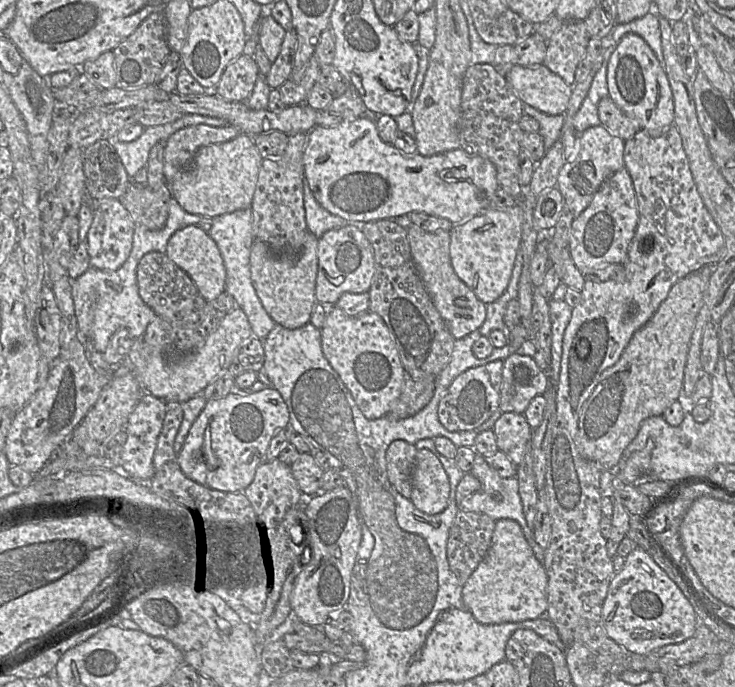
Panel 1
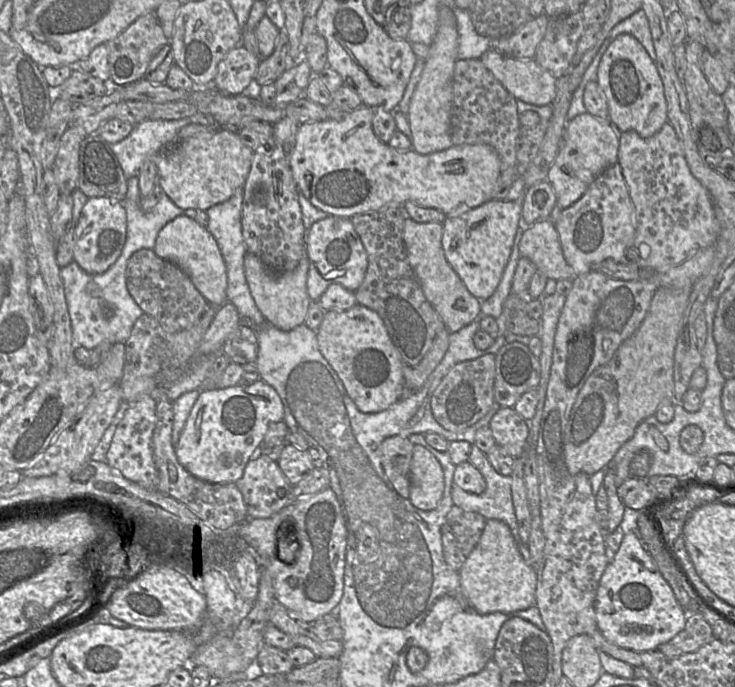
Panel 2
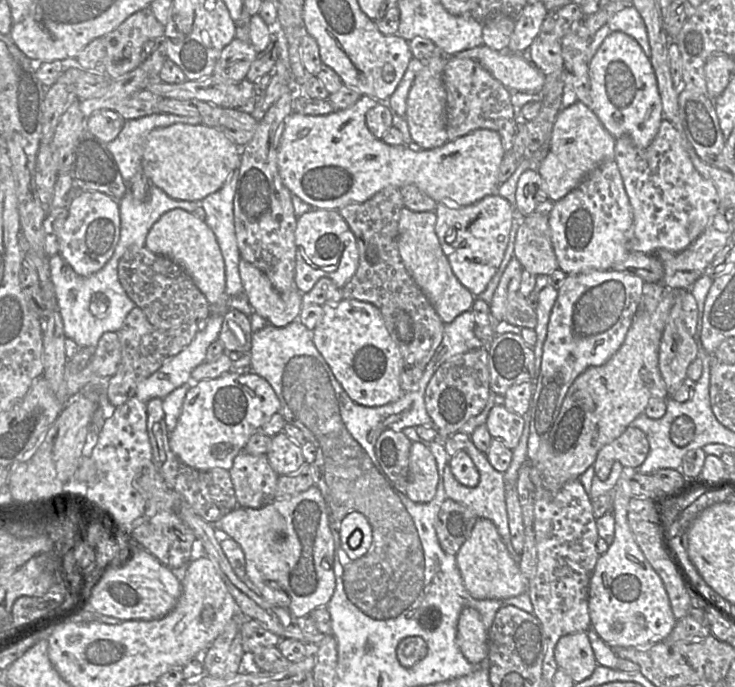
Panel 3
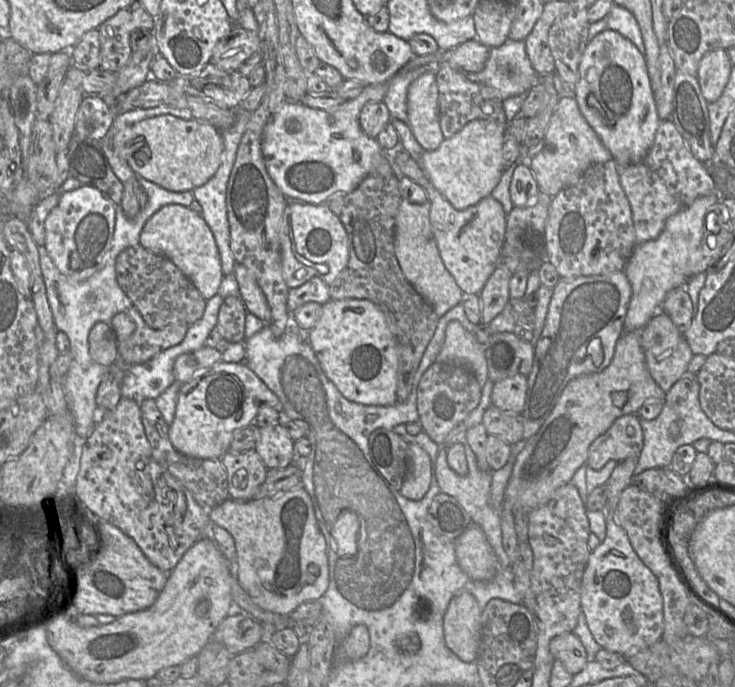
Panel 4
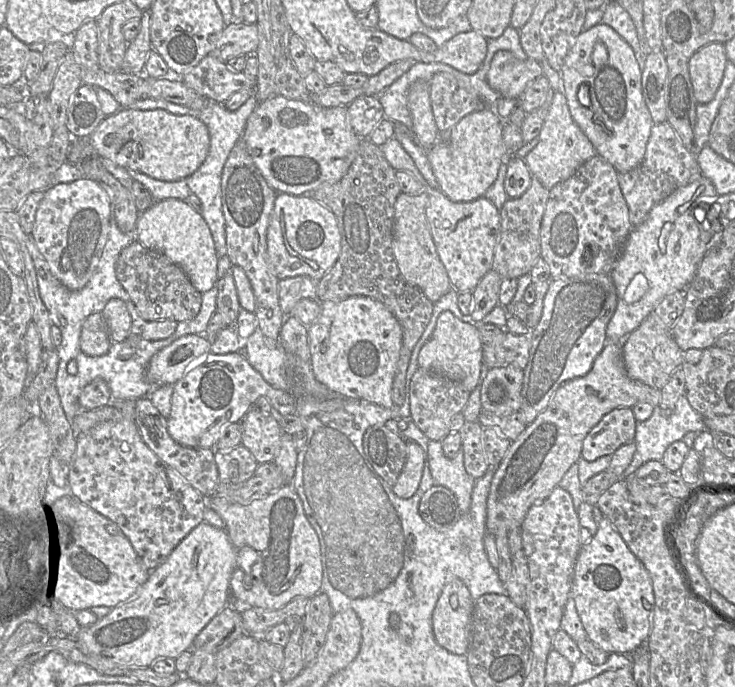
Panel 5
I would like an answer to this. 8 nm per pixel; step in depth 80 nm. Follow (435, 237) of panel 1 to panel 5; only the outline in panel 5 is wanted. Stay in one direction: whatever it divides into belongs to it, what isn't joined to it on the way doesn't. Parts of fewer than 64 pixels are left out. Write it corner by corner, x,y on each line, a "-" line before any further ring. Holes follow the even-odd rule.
401,192
395,203
393,225
393,252
399,270
405,279
419,287
425,295
435,303
453,286
448,277
433,241
428,221
426,207
429,197
426,192
413,196

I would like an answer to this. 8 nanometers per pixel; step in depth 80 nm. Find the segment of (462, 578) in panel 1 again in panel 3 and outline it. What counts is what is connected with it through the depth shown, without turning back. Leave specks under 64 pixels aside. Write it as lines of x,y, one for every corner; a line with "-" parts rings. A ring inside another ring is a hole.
451,498
442,503
435,521
435,529
442,549
456,555
468,539
478,517
473,510

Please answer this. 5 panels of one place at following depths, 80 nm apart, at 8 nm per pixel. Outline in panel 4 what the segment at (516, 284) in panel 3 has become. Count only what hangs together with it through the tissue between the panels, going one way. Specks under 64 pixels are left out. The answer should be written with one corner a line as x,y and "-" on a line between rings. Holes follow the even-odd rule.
499,265
478,294
483,324
489,324
493,318
504,311
506,304
511,299
509,282
512,276
511,271

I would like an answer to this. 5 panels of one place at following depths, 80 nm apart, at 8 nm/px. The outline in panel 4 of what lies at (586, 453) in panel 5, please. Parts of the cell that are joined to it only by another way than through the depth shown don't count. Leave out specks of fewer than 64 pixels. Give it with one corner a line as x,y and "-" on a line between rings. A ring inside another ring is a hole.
623,415
590,445
588,466
601,470
610,460
620,462
627,458
638,458
643,444
638,415

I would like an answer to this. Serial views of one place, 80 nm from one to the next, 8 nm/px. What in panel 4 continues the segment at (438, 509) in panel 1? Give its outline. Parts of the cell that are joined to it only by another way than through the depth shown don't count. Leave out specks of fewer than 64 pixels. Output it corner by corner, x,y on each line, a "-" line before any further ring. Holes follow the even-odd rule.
409,443
407,473
399,492
410,500
420,500
429,490
431,479
429,454
419,444

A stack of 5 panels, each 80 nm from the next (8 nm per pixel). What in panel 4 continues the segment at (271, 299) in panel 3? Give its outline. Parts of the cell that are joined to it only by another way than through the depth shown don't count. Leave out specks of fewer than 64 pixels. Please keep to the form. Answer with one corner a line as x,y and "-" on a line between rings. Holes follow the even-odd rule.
236,263
234,276
239,286
239,297
247,312
268,324
271,321
271,310
253,274
244,265

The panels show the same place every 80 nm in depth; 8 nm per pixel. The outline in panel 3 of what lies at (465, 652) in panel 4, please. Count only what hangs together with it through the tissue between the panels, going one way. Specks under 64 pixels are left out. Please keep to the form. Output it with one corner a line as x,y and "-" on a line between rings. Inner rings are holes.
465,607
457,624
456,642
465,658
472,664
480,664
488,657
487,630
480,613
472,607

